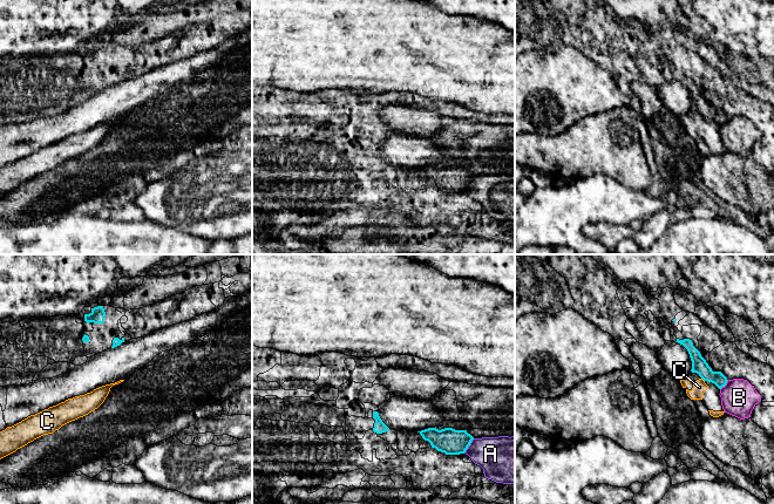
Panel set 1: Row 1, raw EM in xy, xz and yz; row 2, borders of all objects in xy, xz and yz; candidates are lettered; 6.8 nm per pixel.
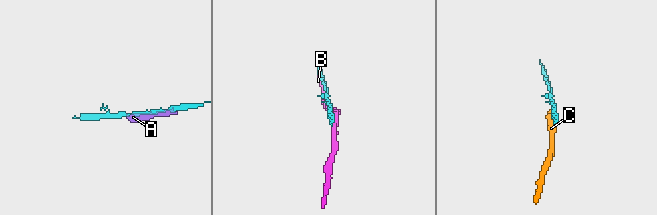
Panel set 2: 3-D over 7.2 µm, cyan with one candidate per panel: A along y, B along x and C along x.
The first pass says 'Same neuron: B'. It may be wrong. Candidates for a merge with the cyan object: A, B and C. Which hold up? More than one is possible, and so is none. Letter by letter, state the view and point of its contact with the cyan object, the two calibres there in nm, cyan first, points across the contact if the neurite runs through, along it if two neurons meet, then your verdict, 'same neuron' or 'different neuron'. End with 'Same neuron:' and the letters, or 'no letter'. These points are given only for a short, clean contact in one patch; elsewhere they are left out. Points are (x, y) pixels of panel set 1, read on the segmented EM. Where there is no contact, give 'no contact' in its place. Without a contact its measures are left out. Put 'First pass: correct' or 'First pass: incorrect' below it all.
A: contact xz (469, 444); calibres 180 and 300 nm; different neuron
B: contact yz (725, 385); calibres 110 and 240 nm; border yz (728, 380), (720, 389); different neuron
C: contact yz (703, 379); calibres 110 and 90 nm; different neuron
Same neuron: no letter
First pass: incorrect

